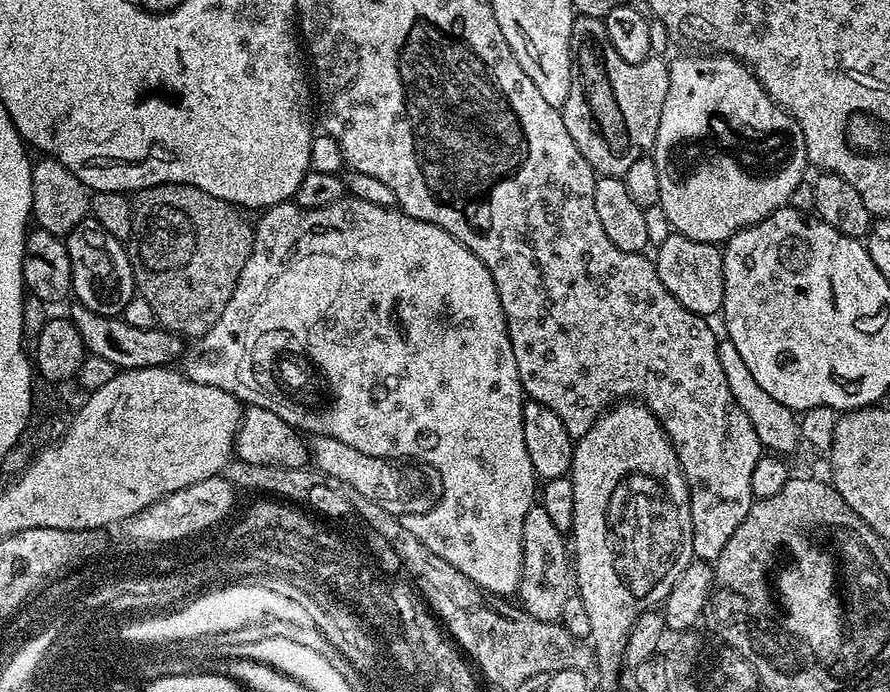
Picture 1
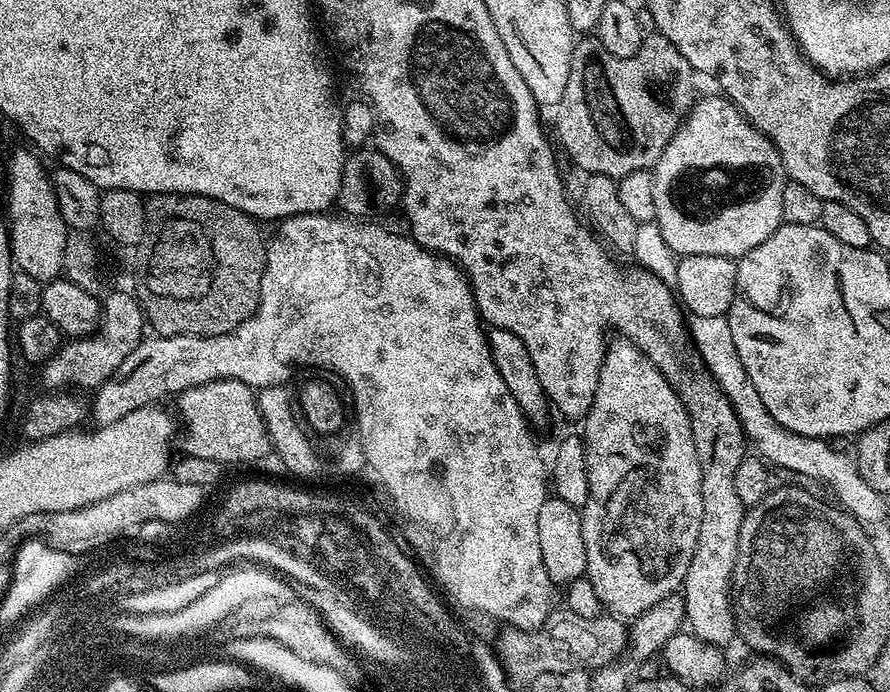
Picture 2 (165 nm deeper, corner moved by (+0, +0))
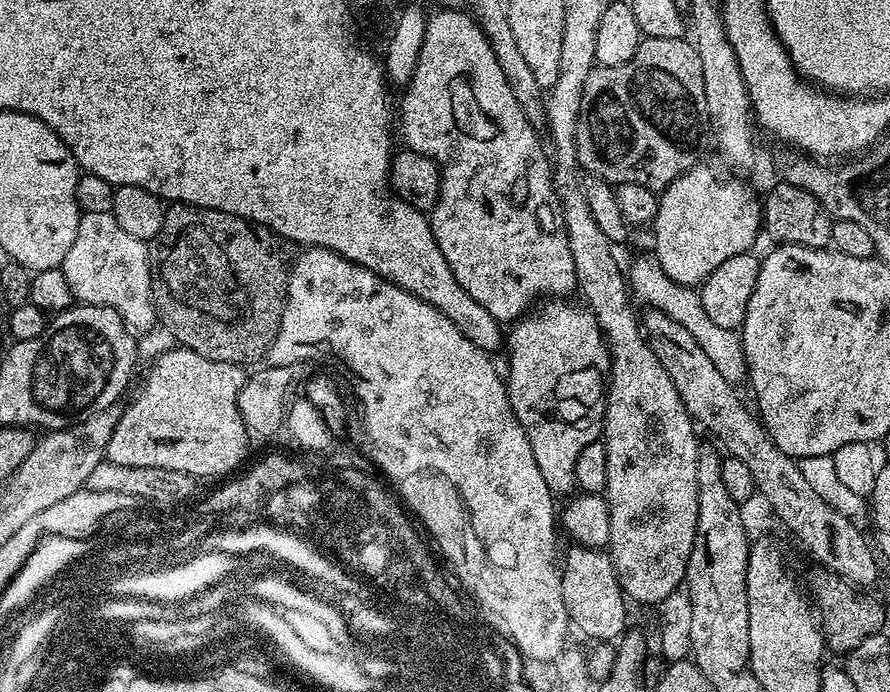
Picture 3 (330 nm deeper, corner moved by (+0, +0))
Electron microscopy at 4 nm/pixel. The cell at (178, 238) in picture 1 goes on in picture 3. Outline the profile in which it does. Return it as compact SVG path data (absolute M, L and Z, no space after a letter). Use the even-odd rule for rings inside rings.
M173 203L164 213L162 230L156 235L154 241L154 259L152 260L152 300L156 303L156 314L159 323L173 336L175 343L181 348L194 350L202 358L210 358L214 362L230 362L248 366L251 360L256 360L267 353L268 348L274 342L274 338L280 329L284 303L288 297L288 273L289 265L284 265L280 252L276 249L277 241L273 233L262 224L253 224L250 220L244 220L241 216L235 216L229 212L220 212L216 208L195 208L192 204Z

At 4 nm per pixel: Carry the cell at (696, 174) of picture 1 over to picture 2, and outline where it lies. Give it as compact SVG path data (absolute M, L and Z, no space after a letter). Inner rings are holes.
M723 95L708 96L705 100L697 99L693 103L688 115L685 116L683 124L670 138L662 158L656 163L652 172L654 178L654 206L656 207L656 225L662 230L662 238L666 238L666 246L675 252L677 257L682 256L727 256L729 258L739 258L744 256L754 246L766 242L774 230L778 230L782 223L782 190L786 183L786 173L784 164L780 161L780 152L777 148L763 136L760 131L747 120L731 100Z

